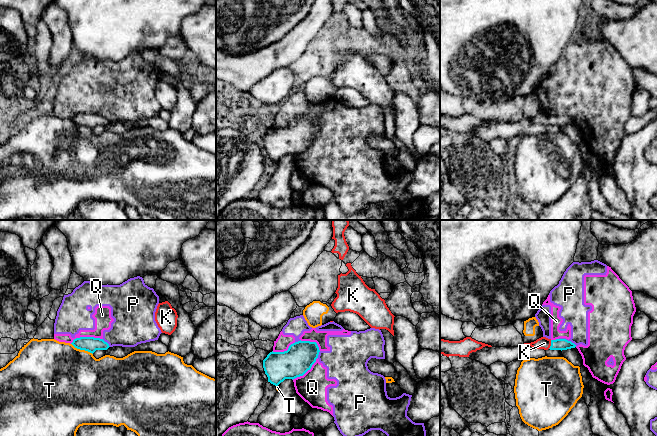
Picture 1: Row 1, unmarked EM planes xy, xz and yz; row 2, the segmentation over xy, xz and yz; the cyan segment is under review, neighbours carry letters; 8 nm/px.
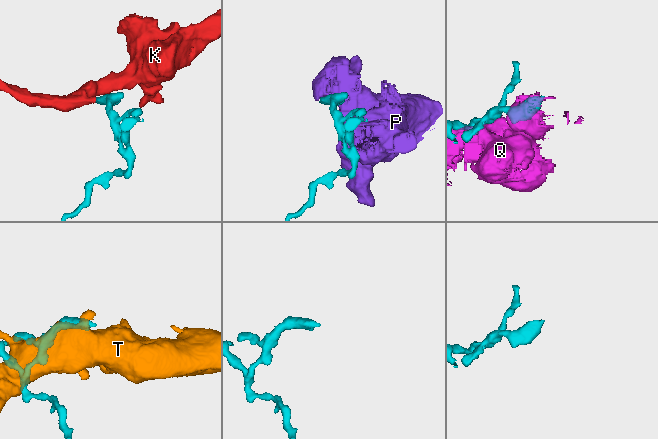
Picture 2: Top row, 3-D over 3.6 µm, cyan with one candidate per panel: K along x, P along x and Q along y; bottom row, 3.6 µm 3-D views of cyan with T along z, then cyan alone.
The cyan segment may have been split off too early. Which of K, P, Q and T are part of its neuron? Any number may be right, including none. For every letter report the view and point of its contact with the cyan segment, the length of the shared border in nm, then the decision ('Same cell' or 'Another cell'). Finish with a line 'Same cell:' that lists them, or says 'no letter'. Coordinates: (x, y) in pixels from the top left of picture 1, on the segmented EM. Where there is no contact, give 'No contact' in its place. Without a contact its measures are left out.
K: Touches cyan at yz (551, 344). Shared border 80 nm. Same cell
P: Touches cyan at yz (567, 340). Shared border 160 nm. Another cell
Q: Touches cyan at xy (86, 337). Shared border 260 nm. Another cell
T: Touches cyan at xy (82, 349). Shared border 200 nm. Another cell
Same cell: K

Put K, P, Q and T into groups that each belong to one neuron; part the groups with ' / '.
K / P Q / T

